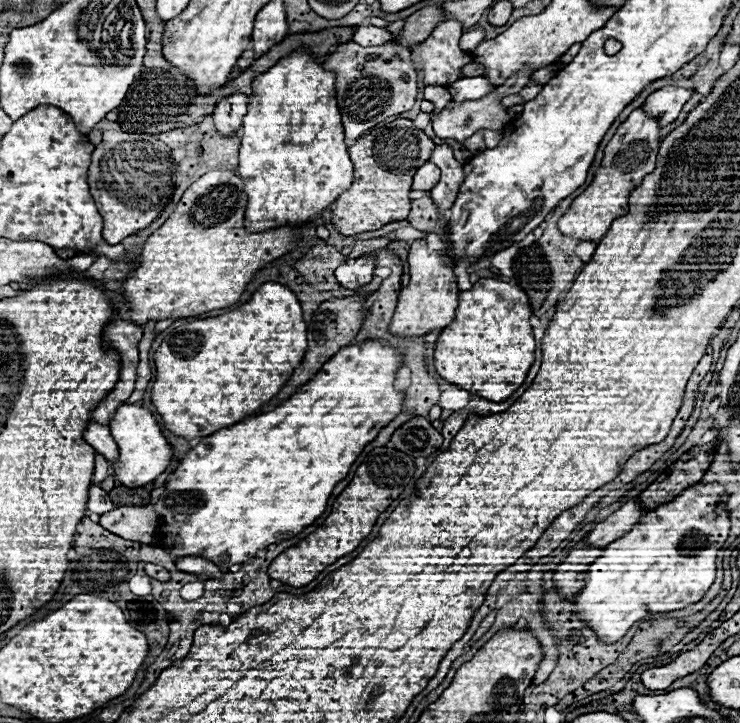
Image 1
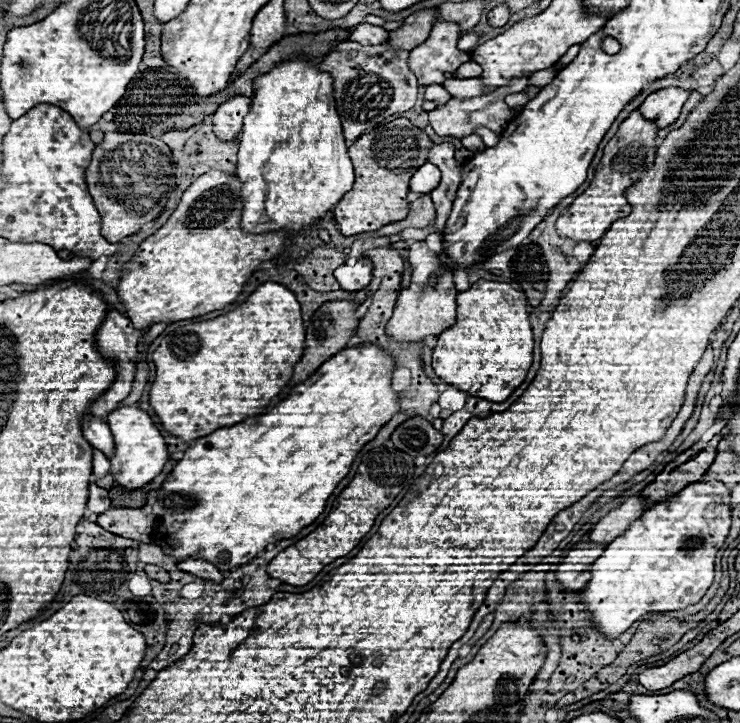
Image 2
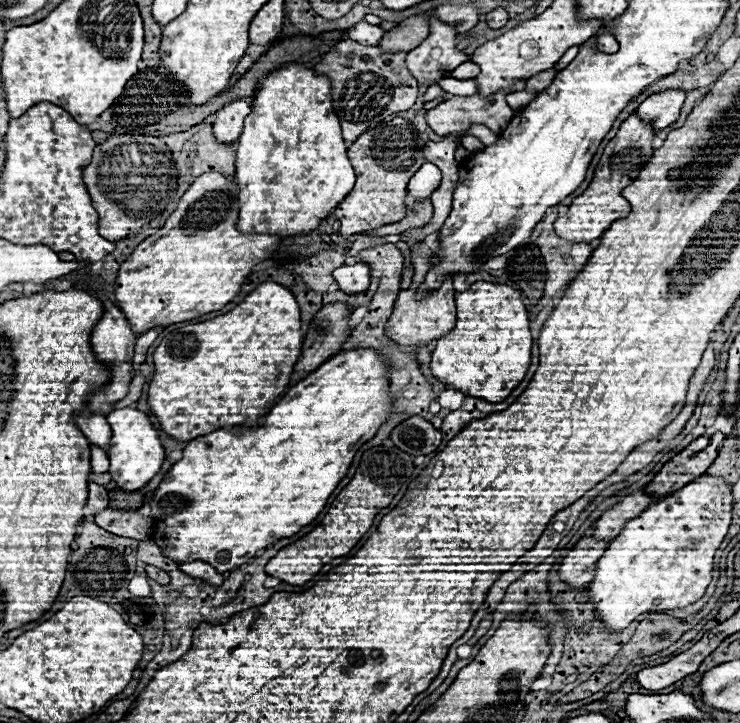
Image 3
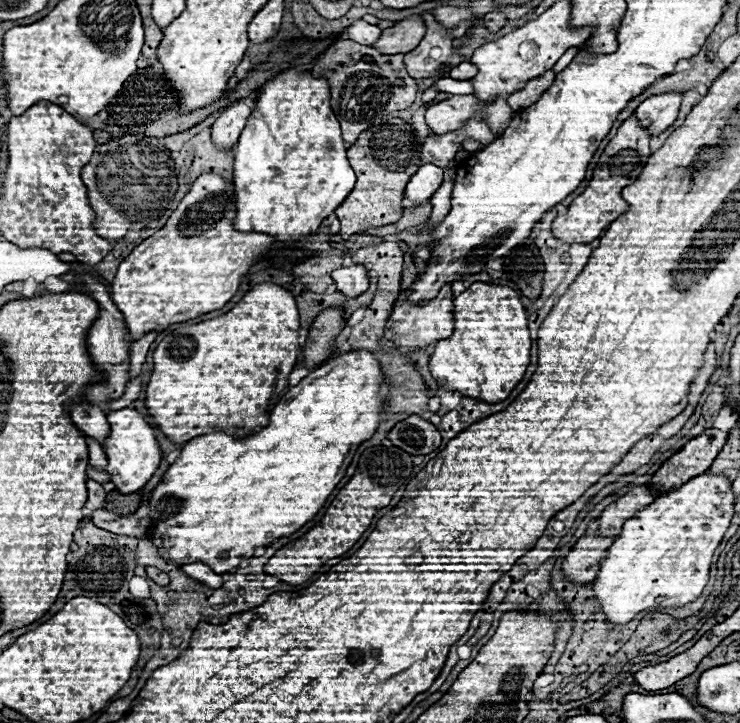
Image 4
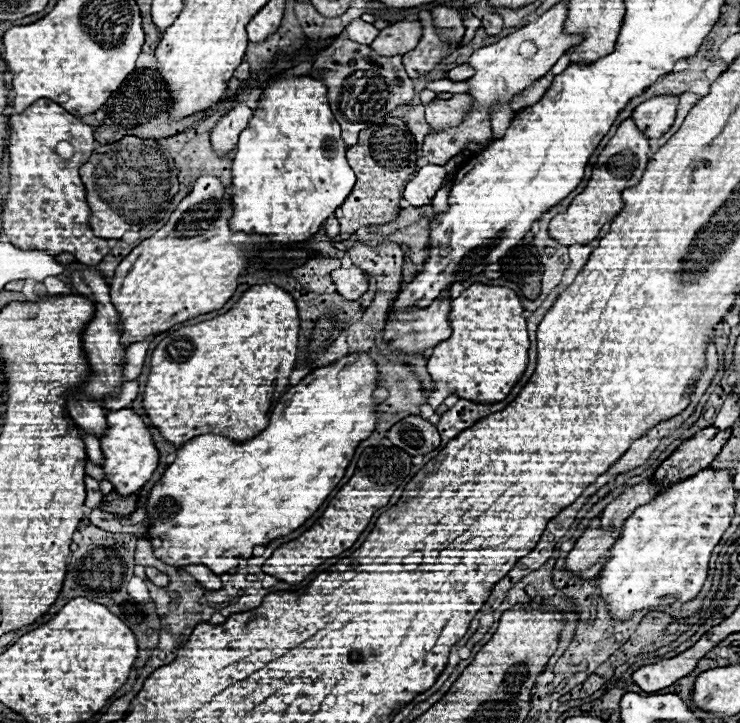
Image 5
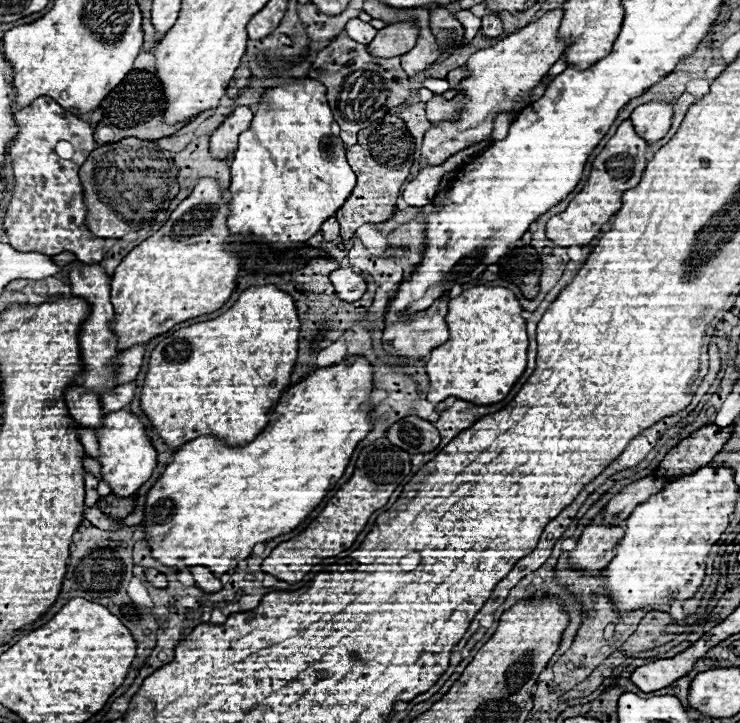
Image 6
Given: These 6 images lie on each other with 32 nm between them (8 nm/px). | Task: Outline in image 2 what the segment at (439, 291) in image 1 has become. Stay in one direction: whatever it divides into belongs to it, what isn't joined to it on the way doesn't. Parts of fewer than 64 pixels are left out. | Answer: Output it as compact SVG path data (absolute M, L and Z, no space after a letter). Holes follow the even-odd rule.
M422 240L410 246L408 262L412 266L412 282L408 288L400 290L394 316L386 326L386 332L398 342L416 342L416 340L424 340L426 336L440 336L446 328L450 328L456 322L458 290L454 286L452 270L444 266L442 256L436 252L430 252L426 248L426 242ZM432 276L436 276L434 284L430 282Z

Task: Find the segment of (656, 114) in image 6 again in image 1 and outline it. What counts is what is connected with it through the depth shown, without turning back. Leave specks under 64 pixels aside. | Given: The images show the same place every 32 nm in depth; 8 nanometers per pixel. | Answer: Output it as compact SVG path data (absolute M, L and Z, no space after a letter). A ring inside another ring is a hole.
M664 86L646 98L644 108L650 116L656 116L660 120L660 126L664 126L664 124L670 124L672 120L676 120L682 106L688 102L688 98L692 94L694 94L694 88Z

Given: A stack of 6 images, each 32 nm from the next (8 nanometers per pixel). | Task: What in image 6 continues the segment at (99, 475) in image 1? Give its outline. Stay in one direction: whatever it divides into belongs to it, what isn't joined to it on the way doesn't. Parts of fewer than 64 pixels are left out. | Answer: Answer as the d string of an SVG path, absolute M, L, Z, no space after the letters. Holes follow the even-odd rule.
M80 428L78 430L78 436L80 436L80 440L82 440L82 444L84 444L84 448L86 448L86 454L90 456L90 458L100 458L100 454L98 454L98 438L96 438L96 434L92 432L92 430L86 430L86 428Z

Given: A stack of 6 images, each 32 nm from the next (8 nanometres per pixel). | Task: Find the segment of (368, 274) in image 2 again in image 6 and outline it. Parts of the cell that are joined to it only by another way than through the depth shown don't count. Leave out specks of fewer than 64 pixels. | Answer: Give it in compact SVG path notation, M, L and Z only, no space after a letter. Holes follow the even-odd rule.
M338 268L330 274L330 280L336 288L336 294L342 300L358 300L366 292L366 280L362 274L354 272L352 268Z

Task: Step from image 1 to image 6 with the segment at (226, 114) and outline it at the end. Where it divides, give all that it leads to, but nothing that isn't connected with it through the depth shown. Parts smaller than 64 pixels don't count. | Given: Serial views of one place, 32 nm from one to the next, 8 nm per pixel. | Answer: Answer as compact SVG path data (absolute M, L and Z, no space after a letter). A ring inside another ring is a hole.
M238 106L210 136L210 152L214 158L228 158L236 150L236 140L252 120L248 106Z

